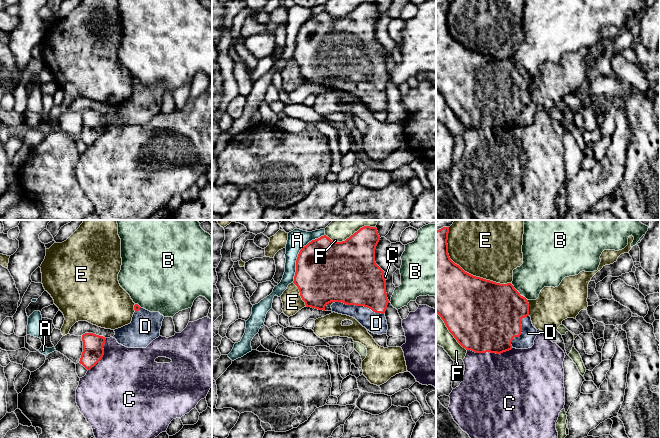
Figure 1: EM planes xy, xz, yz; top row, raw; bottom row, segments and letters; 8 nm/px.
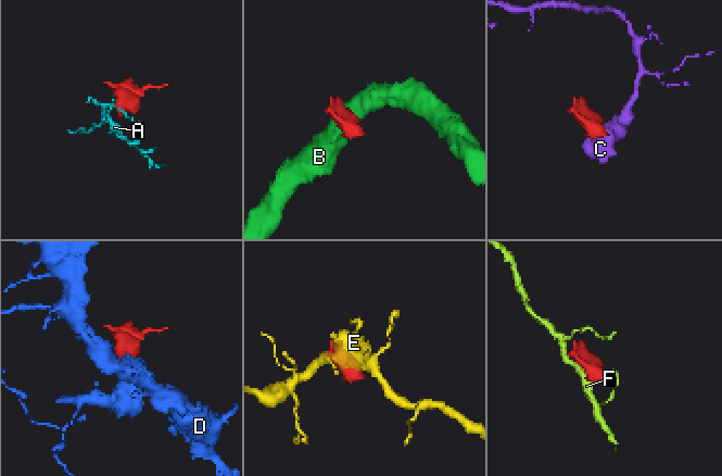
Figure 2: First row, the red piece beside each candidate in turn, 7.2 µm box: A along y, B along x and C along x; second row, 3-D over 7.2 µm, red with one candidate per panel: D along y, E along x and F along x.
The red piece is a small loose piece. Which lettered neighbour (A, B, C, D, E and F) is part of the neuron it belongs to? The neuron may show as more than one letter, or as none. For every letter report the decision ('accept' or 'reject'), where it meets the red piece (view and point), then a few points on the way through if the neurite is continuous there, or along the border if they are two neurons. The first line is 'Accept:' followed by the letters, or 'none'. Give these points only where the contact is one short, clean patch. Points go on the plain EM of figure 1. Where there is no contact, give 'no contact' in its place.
Accept: D
A: reject; contact xz (298, 30)
B: reject; contact yz (519, 69)
C: reject; contact yz (489, 127)
D: accept; contact xz (359, 81)
E: reject; contact yz (464, 47)
F: reject; contact xz (351, 11)

